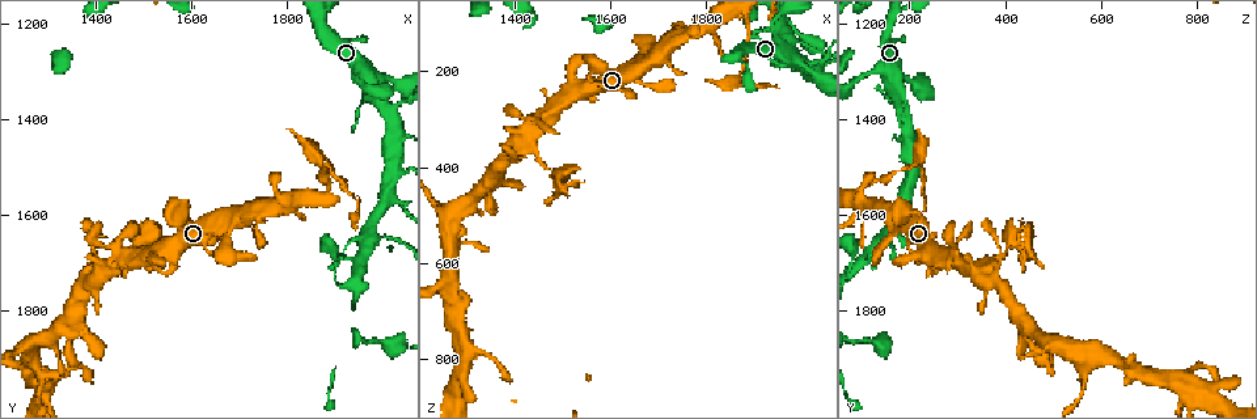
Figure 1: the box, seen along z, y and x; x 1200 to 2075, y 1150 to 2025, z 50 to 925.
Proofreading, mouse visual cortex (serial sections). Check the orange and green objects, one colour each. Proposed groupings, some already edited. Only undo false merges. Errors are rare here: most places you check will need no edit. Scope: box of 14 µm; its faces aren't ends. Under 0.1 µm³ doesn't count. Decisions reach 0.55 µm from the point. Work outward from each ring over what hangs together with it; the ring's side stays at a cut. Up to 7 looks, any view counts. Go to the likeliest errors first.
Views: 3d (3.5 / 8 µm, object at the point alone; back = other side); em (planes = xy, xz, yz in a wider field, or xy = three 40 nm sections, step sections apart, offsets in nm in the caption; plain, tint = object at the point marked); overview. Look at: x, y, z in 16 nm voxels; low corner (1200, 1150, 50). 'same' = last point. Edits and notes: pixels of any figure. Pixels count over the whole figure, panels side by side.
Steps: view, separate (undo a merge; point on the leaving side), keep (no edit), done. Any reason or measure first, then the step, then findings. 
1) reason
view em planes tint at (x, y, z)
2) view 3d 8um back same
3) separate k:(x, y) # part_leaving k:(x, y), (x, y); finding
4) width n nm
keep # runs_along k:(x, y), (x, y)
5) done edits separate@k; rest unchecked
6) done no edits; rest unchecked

sharp bend
view 3d 8um at (1555, 1595, 220)

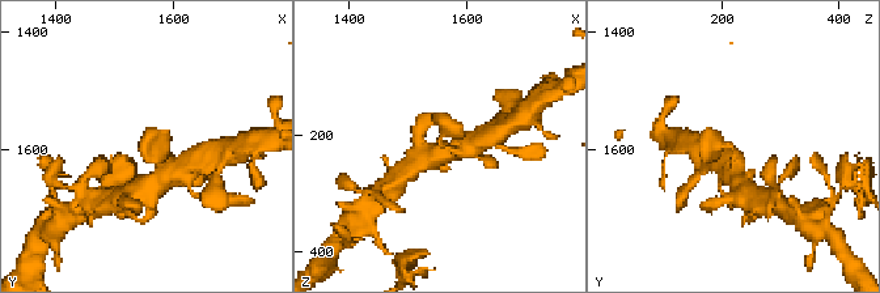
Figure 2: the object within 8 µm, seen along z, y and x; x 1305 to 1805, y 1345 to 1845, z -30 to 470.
need the tissue
view em planes tint at (1555, 1590, 220)

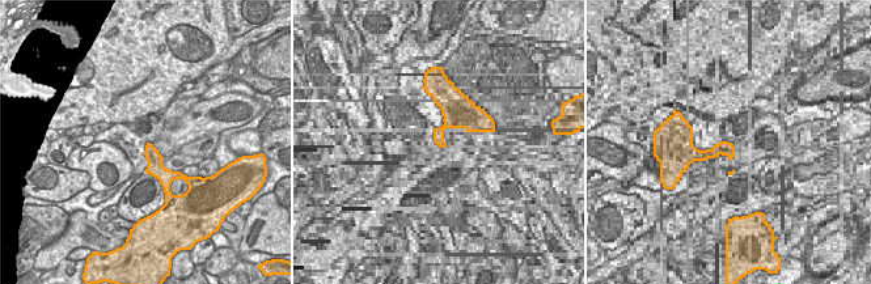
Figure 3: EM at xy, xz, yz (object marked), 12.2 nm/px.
keep # runs_along 2:(468, 145), (440, 144), (445, 119); one cell here

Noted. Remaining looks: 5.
thin neck
view 3d 3.5um at (1470, 1665, 400)

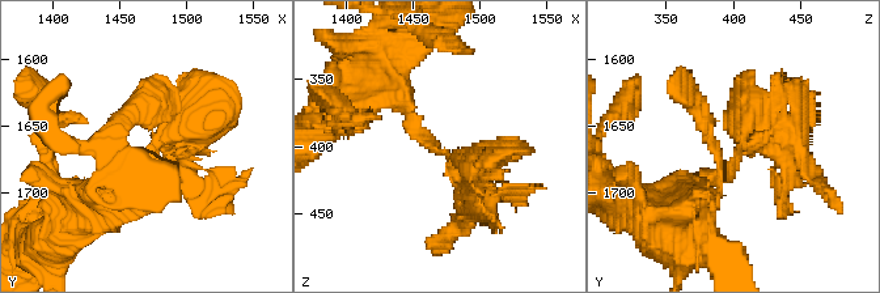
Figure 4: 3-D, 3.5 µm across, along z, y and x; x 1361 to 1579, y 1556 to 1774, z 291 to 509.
view em planes plain at (1474, 1668, 406)

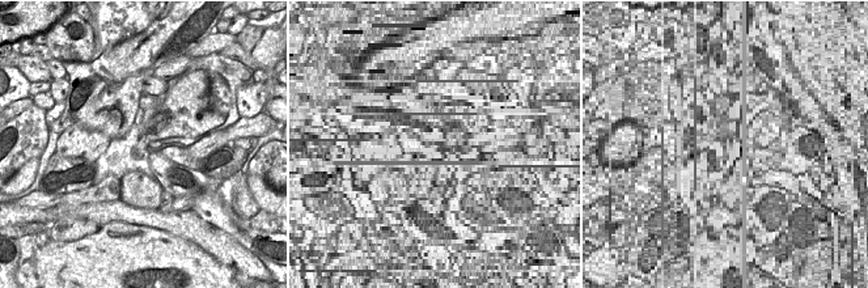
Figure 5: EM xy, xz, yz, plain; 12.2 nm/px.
view em planes tint same

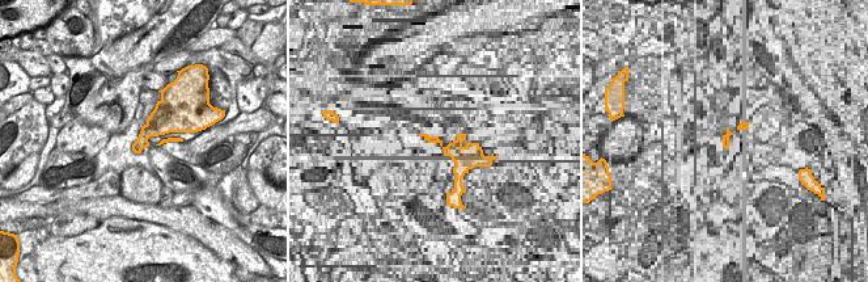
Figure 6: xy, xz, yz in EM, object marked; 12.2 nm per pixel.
separate 4:(208, 200) # part_leaving 4:(778, 149), (795, 149), (842, 213); a second cell is stuck on

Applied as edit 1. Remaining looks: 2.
done edits separate@4; rest unchecked

